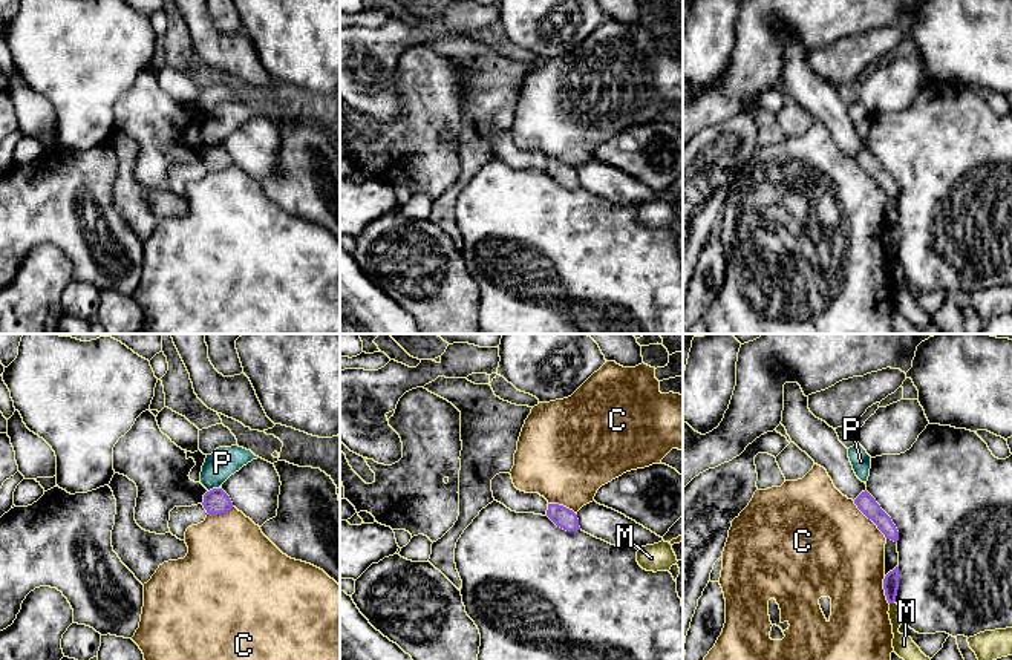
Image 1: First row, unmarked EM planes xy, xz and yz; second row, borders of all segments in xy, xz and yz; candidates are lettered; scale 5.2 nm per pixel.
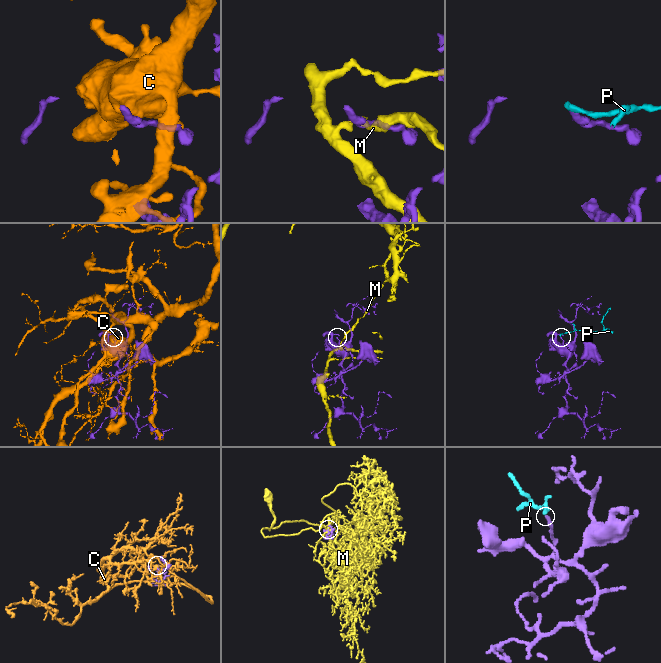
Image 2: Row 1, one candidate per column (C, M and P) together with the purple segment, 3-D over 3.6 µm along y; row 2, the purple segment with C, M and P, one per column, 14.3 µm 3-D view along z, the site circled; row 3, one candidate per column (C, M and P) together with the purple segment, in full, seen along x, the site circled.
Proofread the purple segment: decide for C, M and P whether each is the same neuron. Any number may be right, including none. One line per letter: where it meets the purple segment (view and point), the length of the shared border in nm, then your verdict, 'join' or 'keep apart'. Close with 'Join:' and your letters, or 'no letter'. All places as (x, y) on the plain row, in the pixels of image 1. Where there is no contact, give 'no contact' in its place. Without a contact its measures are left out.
C: meets purple in yz at (870, 175); contact 260 nm long; keep apart
M: meets purple in yz at (891, 259); contact 40 nm long; keep apart
P: meets purple in xy at (213, 146); contact 60 nm long; keep apart
Join: no letter

